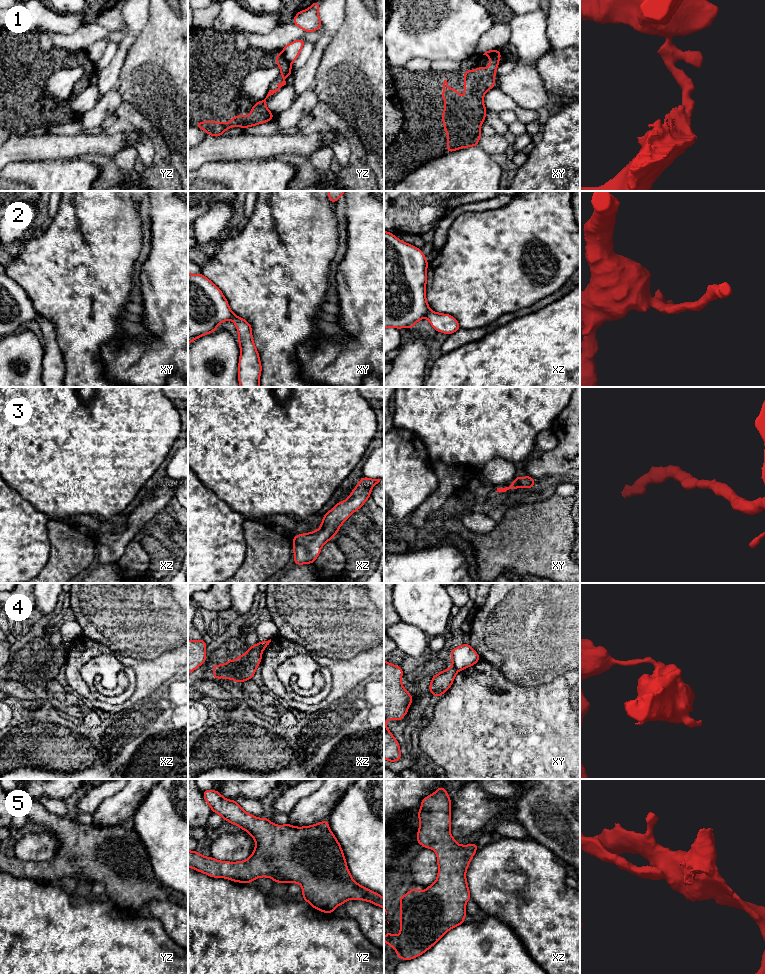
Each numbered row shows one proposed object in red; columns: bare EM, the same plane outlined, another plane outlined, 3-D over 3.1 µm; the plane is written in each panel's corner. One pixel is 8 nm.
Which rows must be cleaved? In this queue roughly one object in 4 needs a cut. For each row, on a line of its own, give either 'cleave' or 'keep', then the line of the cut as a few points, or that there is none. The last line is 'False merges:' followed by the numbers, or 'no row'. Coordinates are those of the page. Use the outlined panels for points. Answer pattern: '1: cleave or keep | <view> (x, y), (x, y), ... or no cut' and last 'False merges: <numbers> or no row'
1: cleave | yz (279, 54), (290, 64)
2: cleave | xy (233, 313), (230, 319)
3: keep | no cut
4: cleave | xz (259, 642), (262, 650)
5: keep | no cut
False merges: 1, 2, 4

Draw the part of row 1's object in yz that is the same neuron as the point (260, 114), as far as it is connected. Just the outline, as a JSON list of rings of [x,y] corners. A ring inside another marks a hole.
[[[280,54],[275,57],[275,62],[281,70],[280,76],[283,77],[283,81],[278,83],[278,88],[275,90],[269,90],[266,98],[262,101],[257,102],[251,109],[251,114],[248,116],[238,115],[233,116],[231,122],[215,122],[215,121],[205,121],[197,122],[196,127],[203,129],[208,135],[215,137],[221,136],[227,129],[233,126],[240,126],[242,129],[247,127],[255,126],[258,124],[266,123],[271,121],[274,114],[271,113],[266,106],[266,99],[279,91],[279,89],[286,85],[286,77],[292,75],[291,64],[289,64],[286,59]]]

